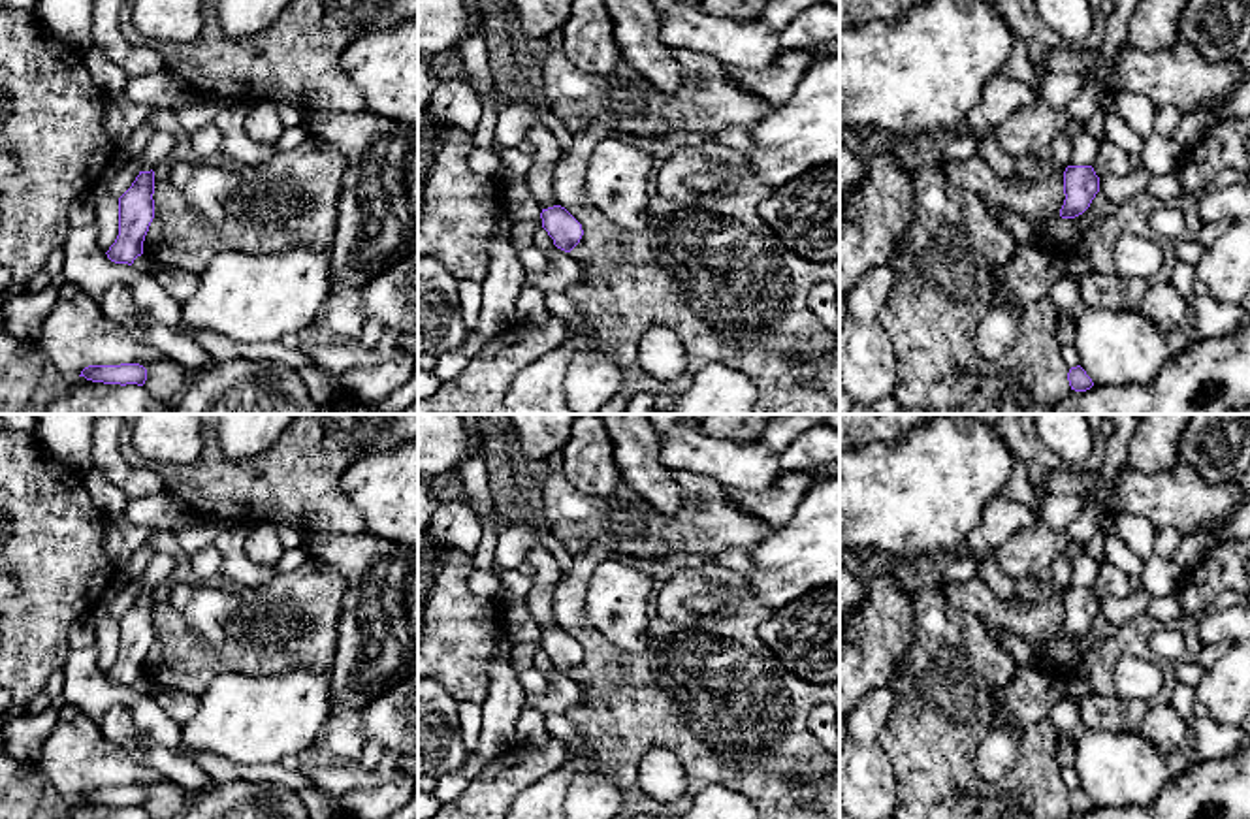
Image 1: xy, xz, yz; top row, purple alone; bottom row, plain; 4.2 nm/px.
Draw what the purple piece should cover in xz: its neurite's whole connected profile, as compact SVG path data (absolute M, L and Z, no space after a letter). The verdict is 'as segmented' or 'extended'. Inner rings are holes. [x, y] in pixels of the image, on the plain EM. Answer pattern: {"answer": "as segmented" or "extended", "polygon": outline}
{"answer": "as segmented", "polygon": "M561 627L542 631L542 650L553 661L553 666L570 674L582 661L582 646Z"}

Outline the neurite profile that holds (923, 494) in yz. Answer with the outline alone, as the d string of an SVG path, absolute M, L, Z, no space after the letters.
M936 414L894 442L841 452L840 554L928 555L941 565L966 550L1013 459L996 426L960 414Z

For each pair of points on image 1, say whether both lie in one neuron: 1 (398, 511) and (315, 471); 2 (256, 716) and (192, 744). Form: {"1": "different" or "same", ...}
{"1": "different", "2": "same"}

